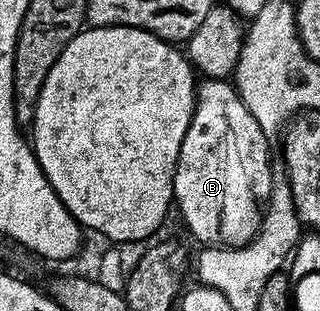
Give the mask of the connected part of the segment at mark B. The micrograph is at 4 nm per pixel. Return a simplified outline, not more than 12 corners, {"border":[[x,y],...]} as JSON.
{"border":[[205,78],[173,201],[206,247],[246,246],[275,175],[237,87]]}

